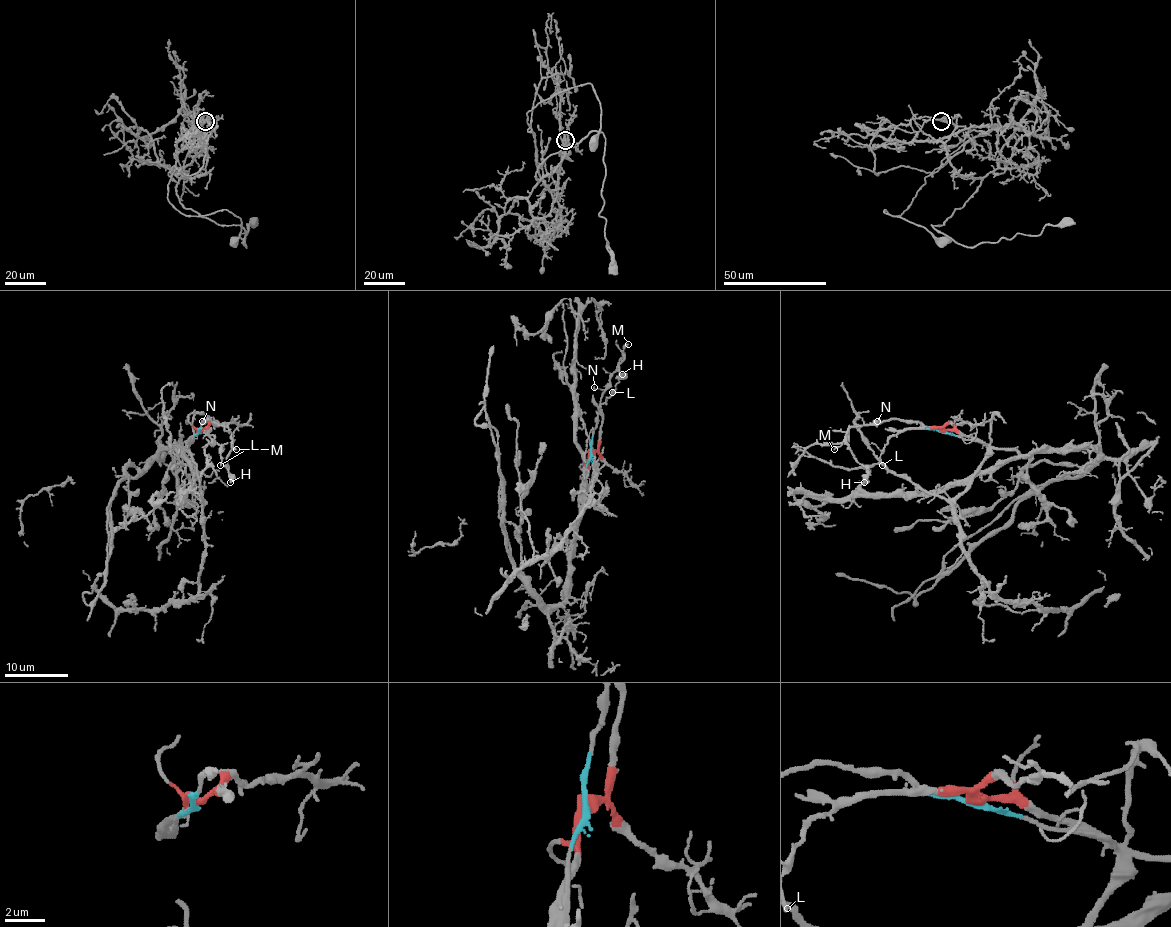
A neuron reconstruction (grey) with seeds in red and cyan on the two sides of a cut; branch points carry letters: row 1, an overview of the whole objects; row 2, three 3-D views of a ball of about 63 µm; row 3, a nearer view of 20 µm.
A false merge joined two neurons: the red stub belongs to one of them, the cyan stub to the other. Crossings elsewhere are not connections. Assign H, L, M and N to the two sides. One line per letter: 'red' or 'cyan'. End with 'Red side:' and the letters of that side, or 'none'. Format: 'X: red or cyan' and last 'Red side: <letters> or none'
H: cyan
L: red
M: cyan
N: cyan
Red side: L

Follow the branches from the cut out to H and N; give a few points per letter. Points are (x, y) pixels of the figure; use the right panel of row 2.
H: (942, 431), (924, 428), (918, 422), (889, 419), (851, 427), (846, 444), (865, 468), (864, 483)
N: (942, 431), (924, 428), (918, 422), (889, 419), (876, 422)

